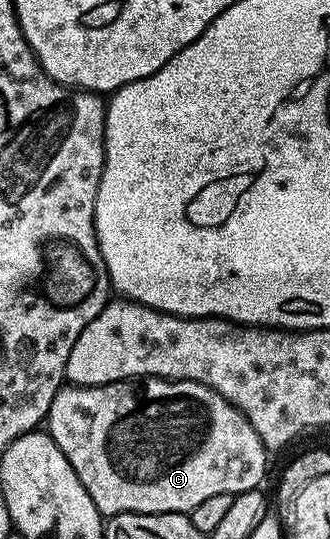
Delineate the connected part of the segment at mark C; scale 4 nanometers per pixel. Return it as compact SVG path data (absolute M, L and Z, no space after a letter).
M144 378L104 386L65 384L53 396L45 430L65 452L65 460L73 464L85 492L93 496L93 504L104 516L187 514L212 496L254 490L267 474L269 451L253 432L253 424L229 400L196 382Z

